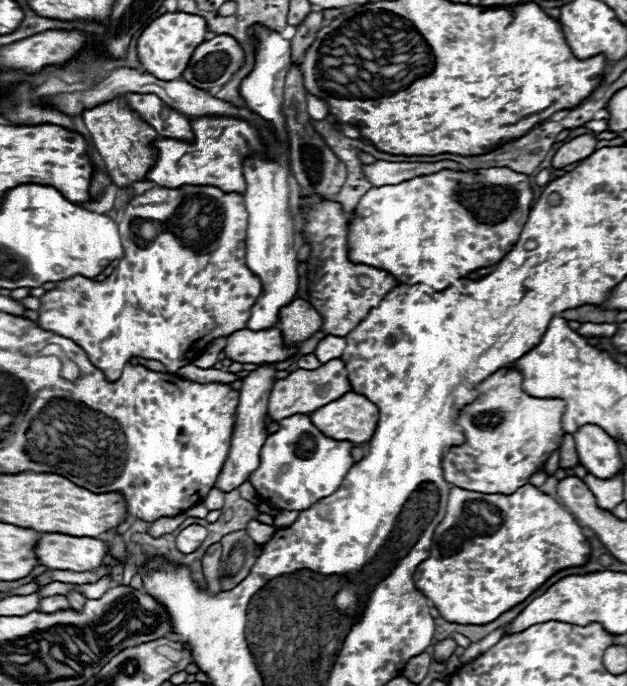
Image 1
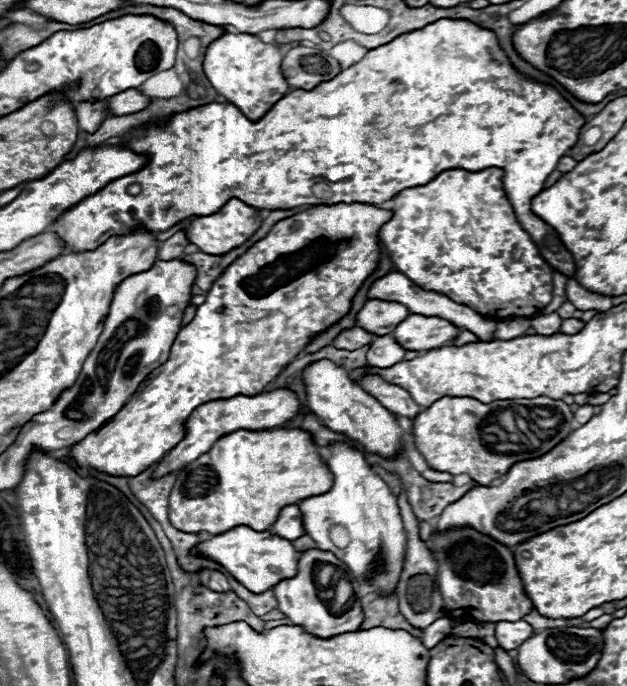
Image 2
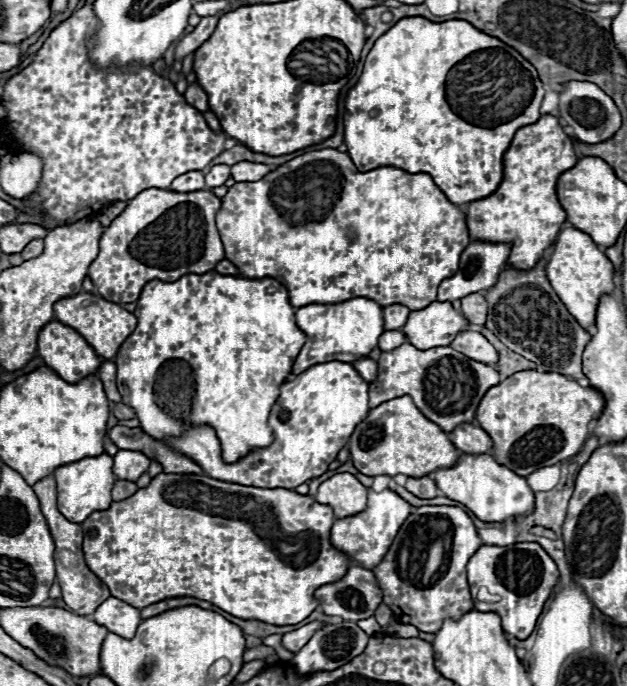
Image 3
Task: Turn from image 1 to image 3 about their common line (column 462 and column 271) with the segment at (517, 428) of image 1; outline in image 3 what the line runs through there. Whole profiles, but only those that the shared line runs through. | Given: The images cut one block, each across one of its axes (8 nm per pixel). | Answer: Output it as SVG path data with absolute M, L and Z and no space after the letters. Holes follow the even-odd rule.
M326 362L326 364L316 364L308 368L306 372L298 374L294 380L284 382L280 386L280 396L278 402L274 404L272 416L270 416L270 426L274 430L274 442L264 448L254 448L240 460L226 464L222 460L222 448L220 440L216 436L216 430L212 426L192 426L182 432L182 436L170 436L168 440L160 440L168 448L172 448L178 454L184 454L186 458L194 460L206 476L222 482L232 482L232 484L242 484L242 486L258 486L258 488L286 488L294 490L296 486L318 478L328 472L330 462L336 460L338 452L344 448L348 438L352 436L354 428L368 416L368 382L364 382L358 372L352 368L352 364L346 362Z

